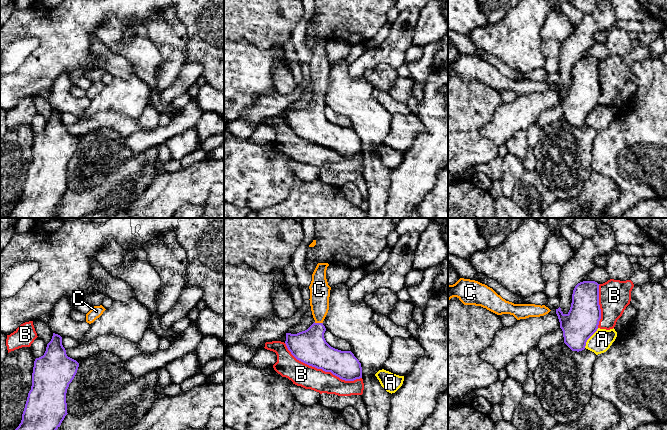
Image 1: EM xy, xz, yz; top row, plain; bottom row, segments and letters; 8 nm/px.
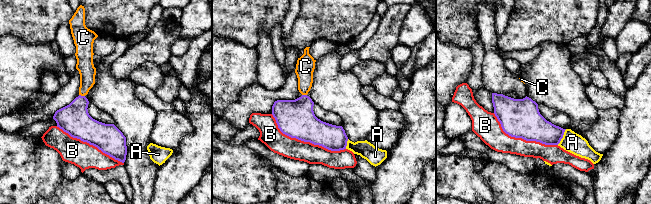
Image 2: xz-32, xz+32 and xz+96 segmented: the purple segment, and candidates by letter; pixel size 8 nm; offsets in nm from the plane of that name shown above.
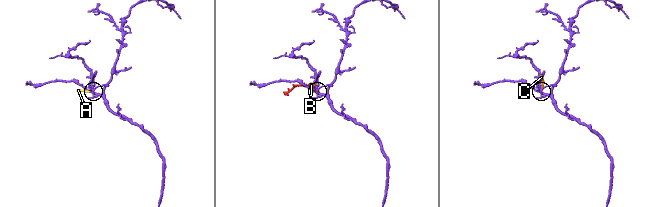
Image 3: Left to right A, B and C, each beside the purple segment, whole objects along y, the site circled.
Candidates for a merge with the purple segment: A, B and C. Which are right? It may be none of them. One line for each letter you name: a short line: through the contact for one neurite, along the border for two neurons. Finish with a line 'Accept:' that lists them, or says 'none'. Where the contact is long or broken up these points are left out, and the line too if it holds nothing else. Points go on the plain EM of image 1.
C: xz (310, 123), (318, 99), (319, 68)
Accept: C

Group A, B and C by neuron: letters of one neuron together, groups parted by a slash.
A / B / C

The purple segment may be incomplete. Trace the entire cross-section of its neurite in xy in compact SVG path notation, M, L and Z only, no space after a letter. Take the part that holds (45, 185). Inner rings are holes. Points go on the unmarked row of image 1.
M53 109L43 132L34 137L32 162L28 169L22 196L6 218L54 218L53 210L67 189L66 169L74 155L79 139L68 133L62 113Z

